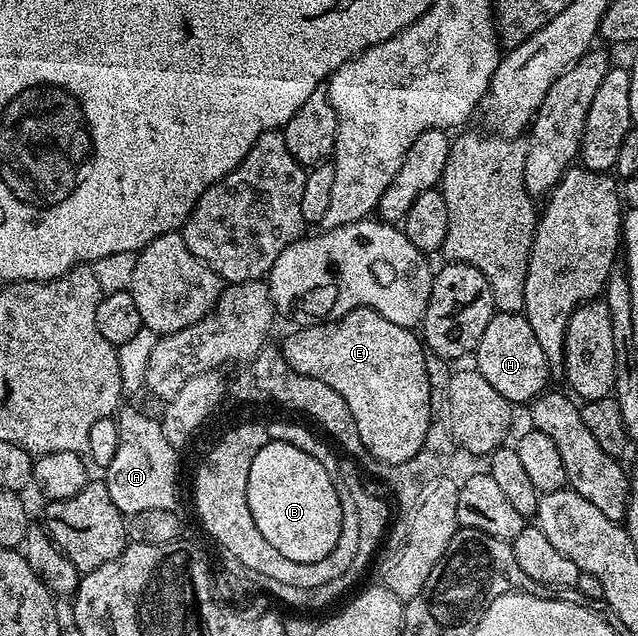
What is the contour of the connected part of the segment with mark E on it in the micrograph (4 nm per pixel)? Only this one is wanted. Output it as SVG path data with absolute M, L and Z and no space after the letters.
M367 306L350 310L343 318L333 322L303 326L295 331L295 334L287 336L286 343L281 343L282 355L296 372L312 376L313 380L323 381L344 398L360 434L363 451L367 455L370 453L376 461L383 462L387 468L412 460L412 456L420 452L432 421L432 387L429 384L428 368L425 367L426 350L423 339L411 327L392 324L392 320L384 320L380 312Z

